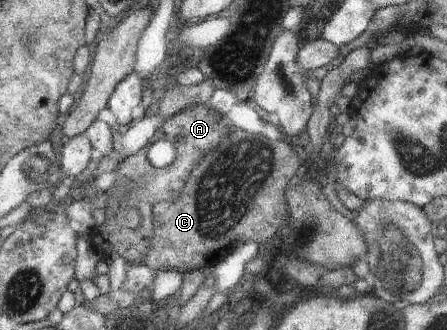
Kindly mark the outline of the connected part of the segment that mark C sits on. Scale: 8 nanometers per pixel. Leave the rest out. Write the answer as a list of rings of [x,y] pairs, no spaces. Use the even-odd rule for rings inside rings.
[[[234,128],[212,152],[208,152],[194,166],[186,184],[174,202],[162,201],[152,207],[153,220],[150,225],[152,239],[149,250],[141,262],[153,271],[172,269],[182,274],[192,270],[215,266],[240,244],[256,241],[262,244],[274,236],[287,208],[286,187],[292,182],[299,166],[299,158],[294,149],[282,137],[273,141],[260,134],[249,133]]]

